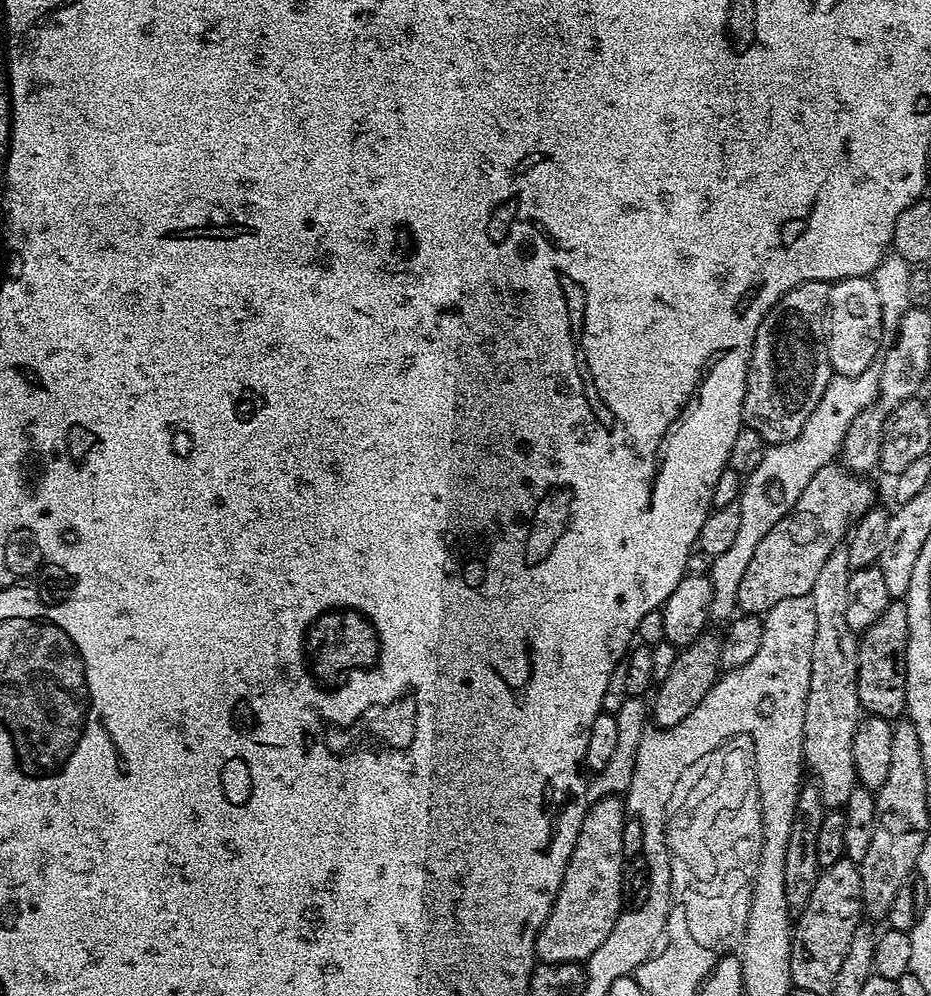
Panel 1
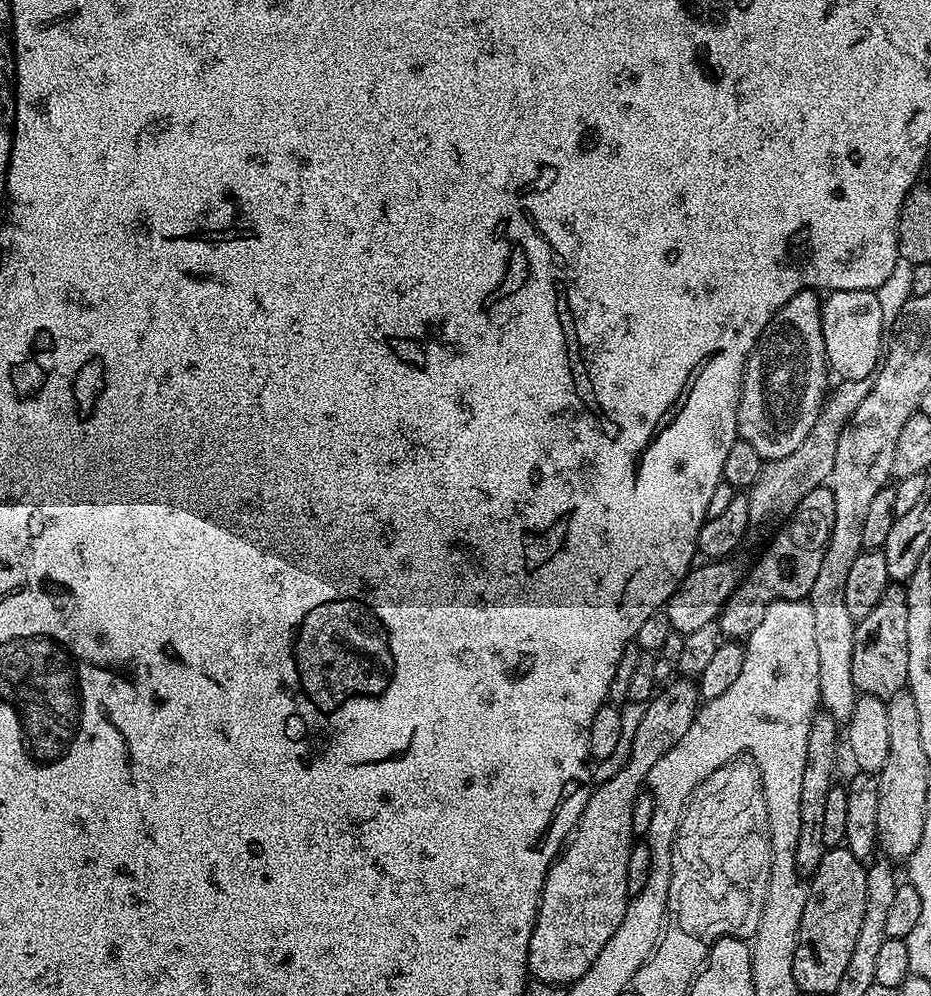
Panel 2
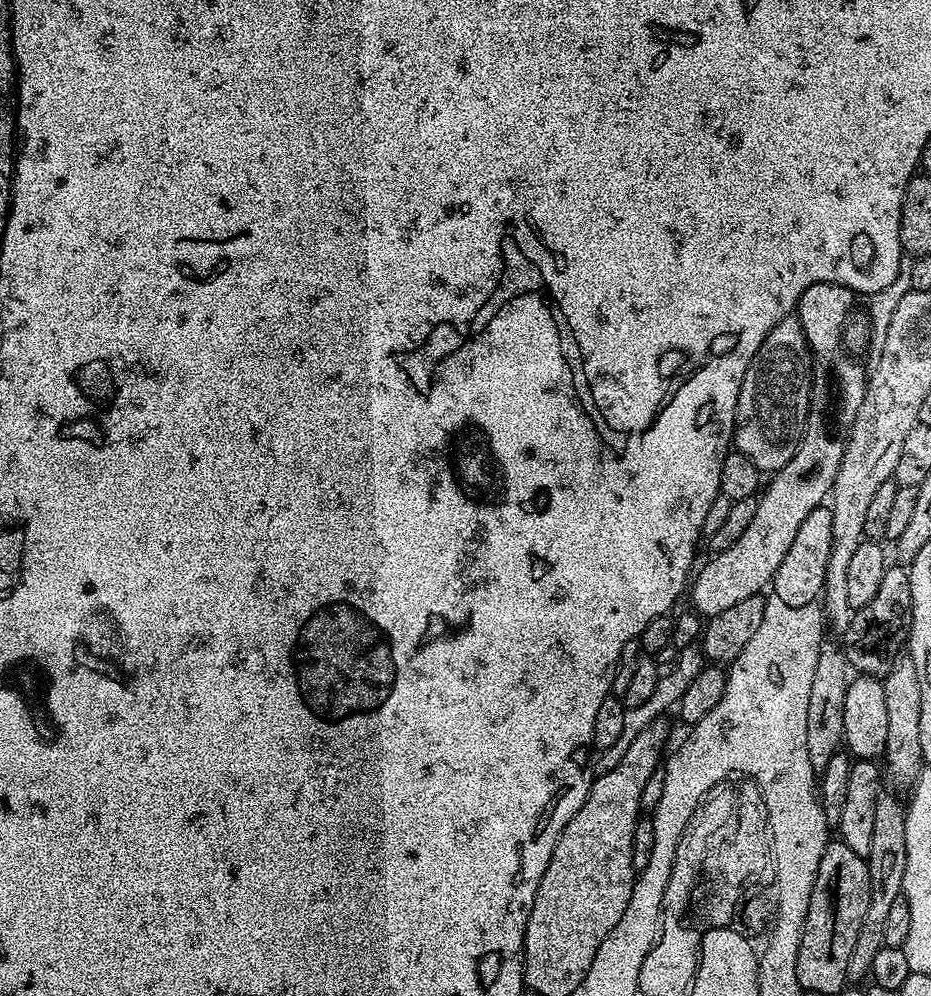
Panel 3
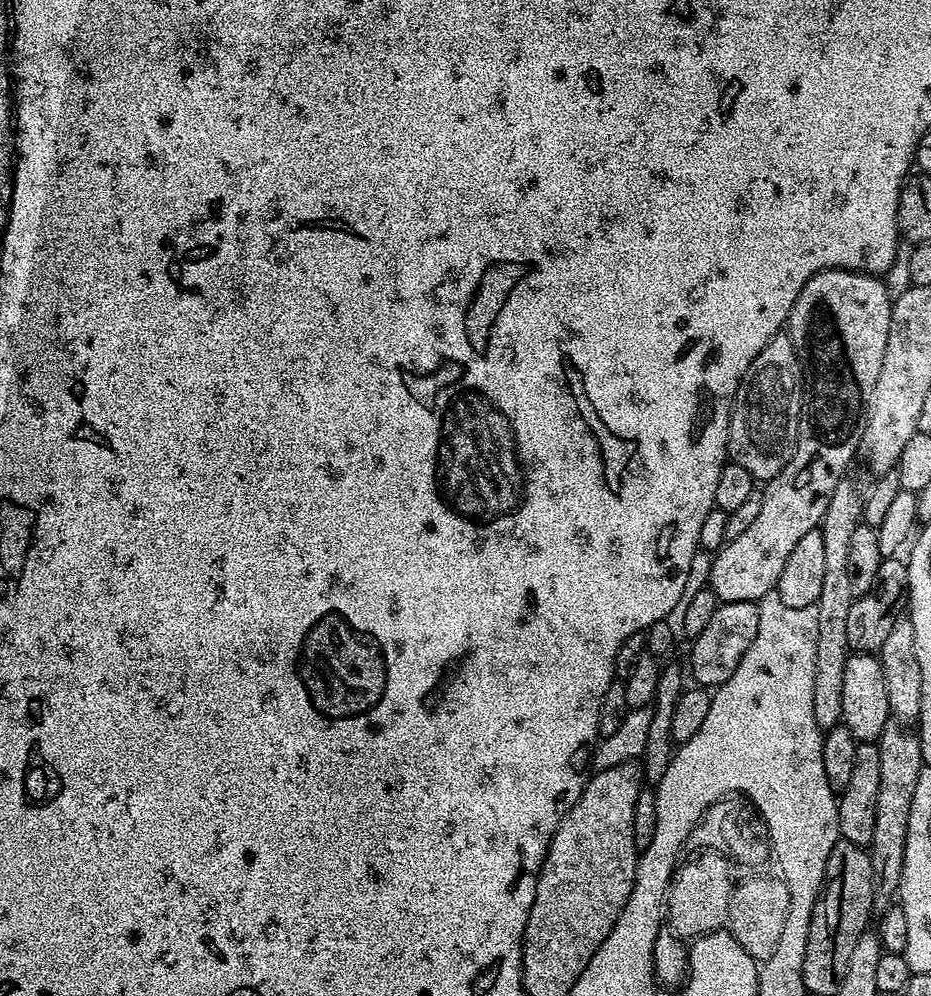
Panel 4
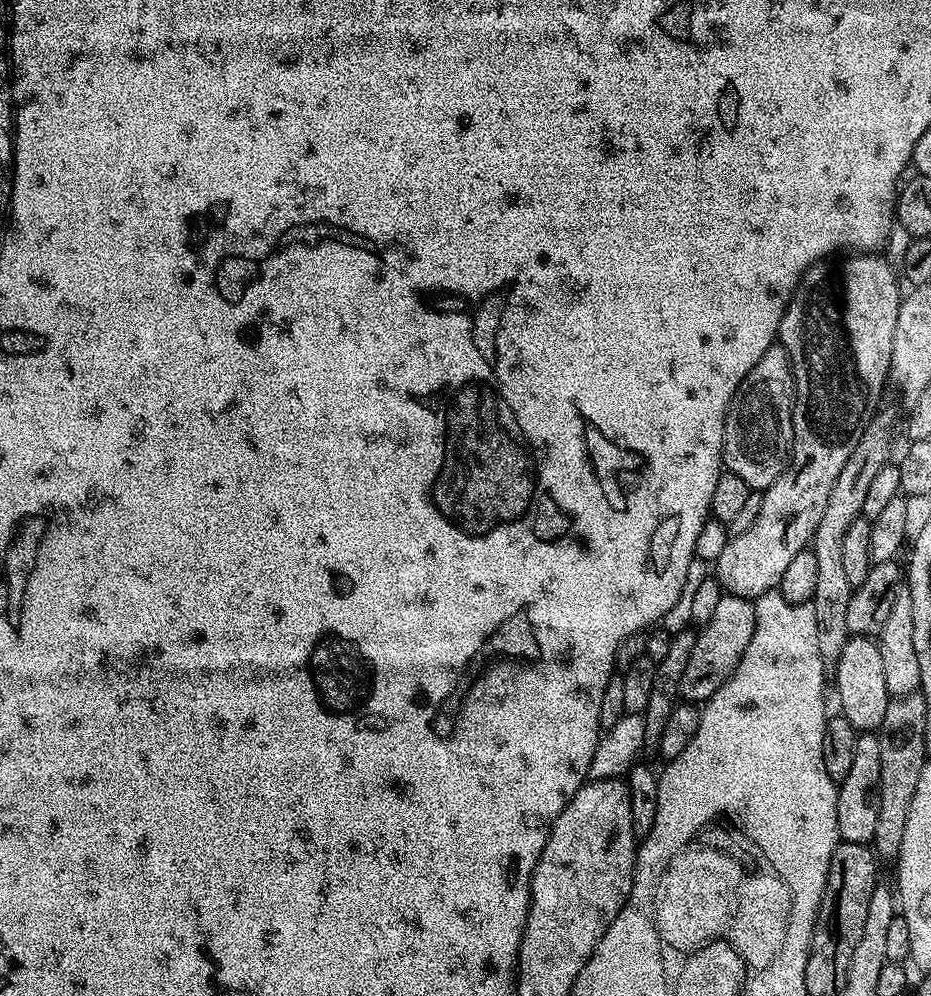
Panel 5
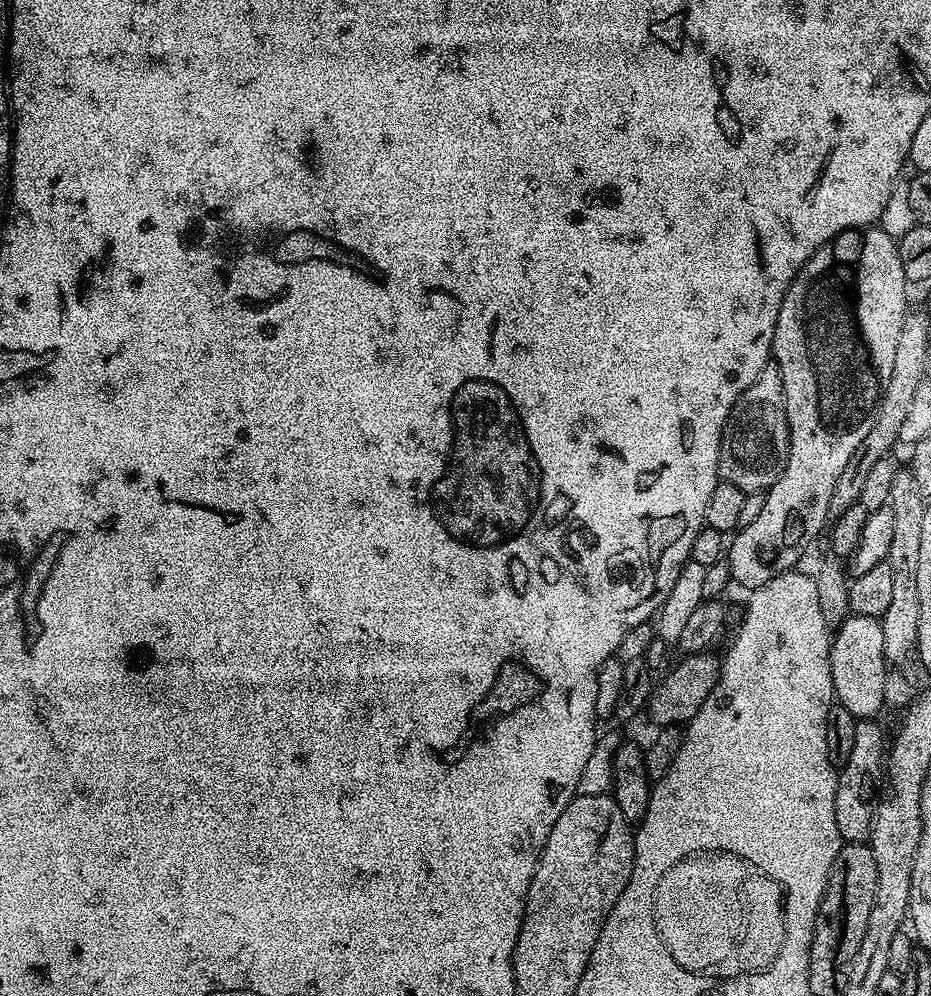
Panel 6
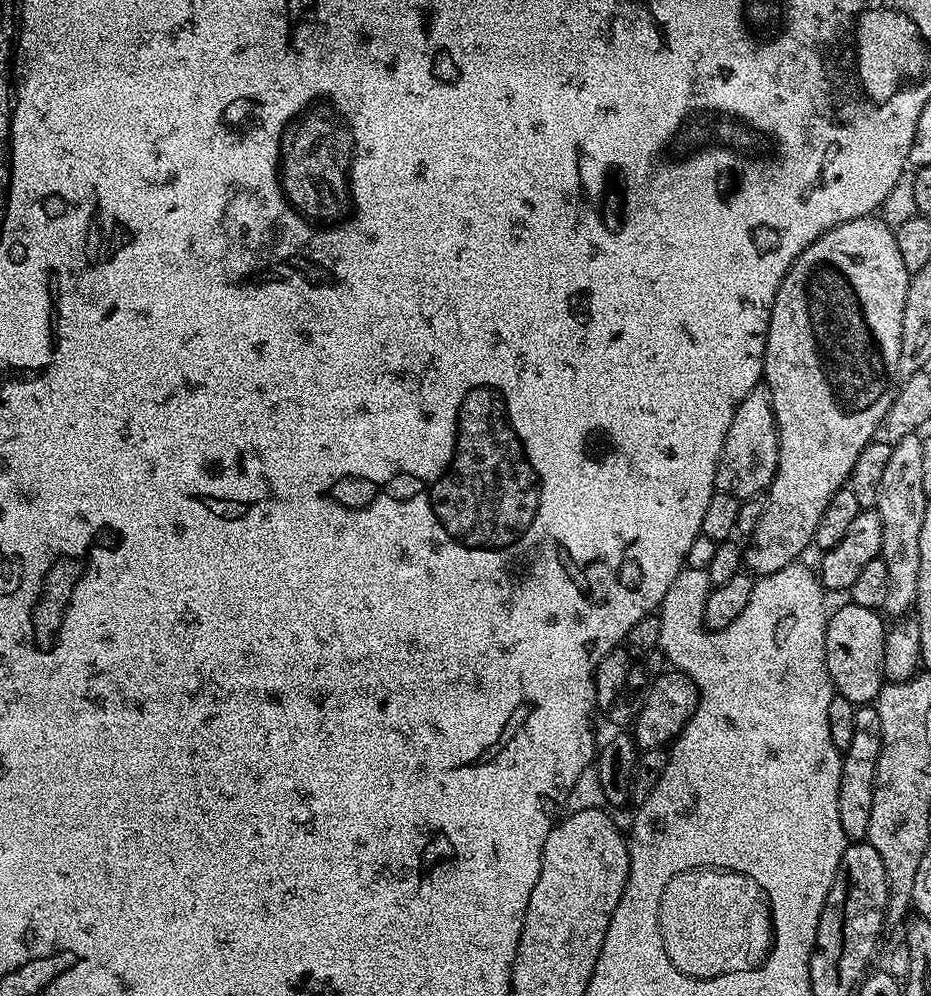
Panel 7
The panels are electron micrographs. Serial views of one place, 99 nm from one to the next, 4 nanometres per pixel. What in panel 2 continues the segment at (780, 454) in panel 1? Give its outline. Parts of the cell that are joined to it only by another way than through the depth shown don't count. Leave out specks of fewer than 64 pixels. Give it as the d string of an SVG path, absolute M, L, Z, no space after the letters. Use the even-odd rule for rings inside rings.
M871 379L862 381L843 381L837 383L827 393L824 407L820 410L820 417L814 422L810 434L806 434L806 442L781 460L770 460L760 471L758 482L748 490L748 505L750 516L754 524L776 514L780 508L801 500L810 490L821 487L831 477L834 470L834 450L838 450L838 438L848 424L848 420L862 406L862 398L870 394ZM836 388L836 389L835 389Z

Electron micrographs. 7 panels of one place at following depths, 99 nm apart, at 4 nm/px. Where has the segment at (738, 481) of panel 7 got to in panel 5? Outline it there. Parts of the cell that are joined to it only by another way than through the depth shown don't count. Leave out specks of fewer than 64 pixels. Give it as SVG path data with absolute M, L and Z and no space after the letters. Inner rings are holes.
M777 342L754 362L754 370L742 378L738 390L734 394L732 404L724 419L722 434L722 464L727 471L738 474L742 482L746 482L753 490L763 490L770 487L784 473L792 454L792 402L796 395L796 383L792 380L792 363L788 351L783 344Z

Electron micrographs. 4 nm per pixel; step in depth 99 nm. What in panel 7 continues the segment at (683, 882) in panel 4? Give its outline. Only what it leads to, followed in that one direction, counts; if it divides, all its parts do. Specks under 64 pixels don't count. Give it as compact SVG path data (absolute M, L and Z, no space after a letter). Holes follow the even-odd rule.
M689 868L686 876L692 879L692 888L676 888L670 886L662 890L660 903L660 933L666 954L670 962L683 976L693 976L696 980L709 980L715 976L726 974L724 968L736 968L740 960L744 960L744 952L748 952L748 916L752 916L752 892L708 892L716 880L708 880L708 876L720 876L720 888L724 884L740 884L741 872L730 872L722 868Z

